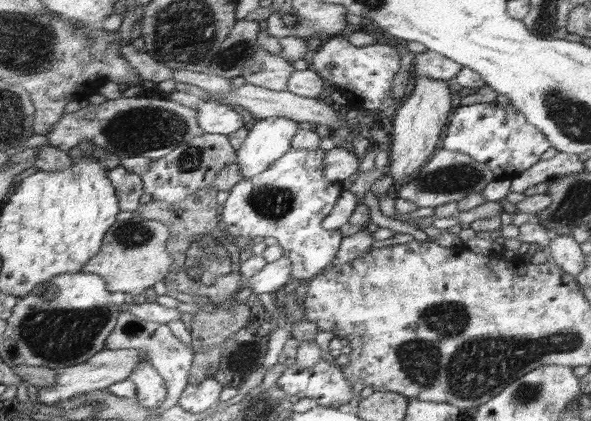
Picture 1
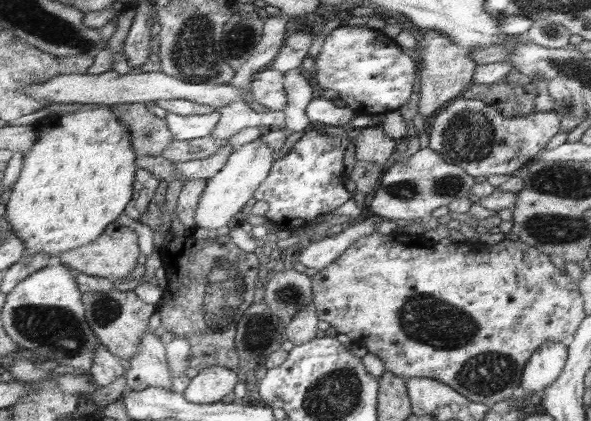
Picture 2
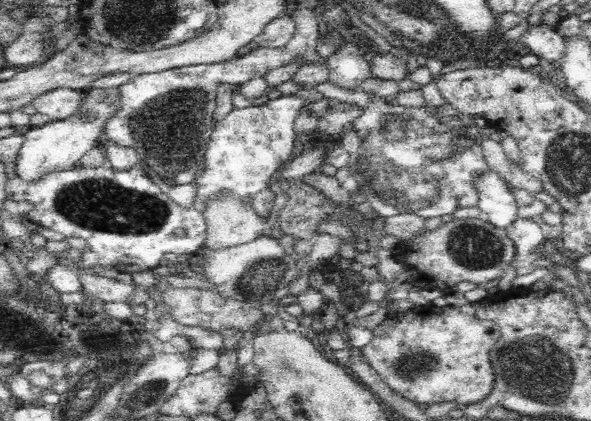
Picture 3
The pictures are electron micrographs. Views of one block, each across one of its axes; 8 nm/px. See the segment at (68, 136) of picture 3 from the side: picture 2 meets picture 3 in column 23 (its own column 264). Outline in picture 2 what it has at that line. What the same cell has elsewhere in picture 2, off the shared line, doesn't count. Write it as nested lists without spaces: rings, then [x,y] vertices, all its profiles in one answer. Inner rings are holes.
[[[261,138],[244,144],[242,148],[233,151],[228,163],[218,174],[207,180],[207,184],[198,204],[193,229],[218,230],[224,226],[230,227],[240,220],[246,203],[256,195],[256,191],[264,183],[272,171],[274,151]]]

